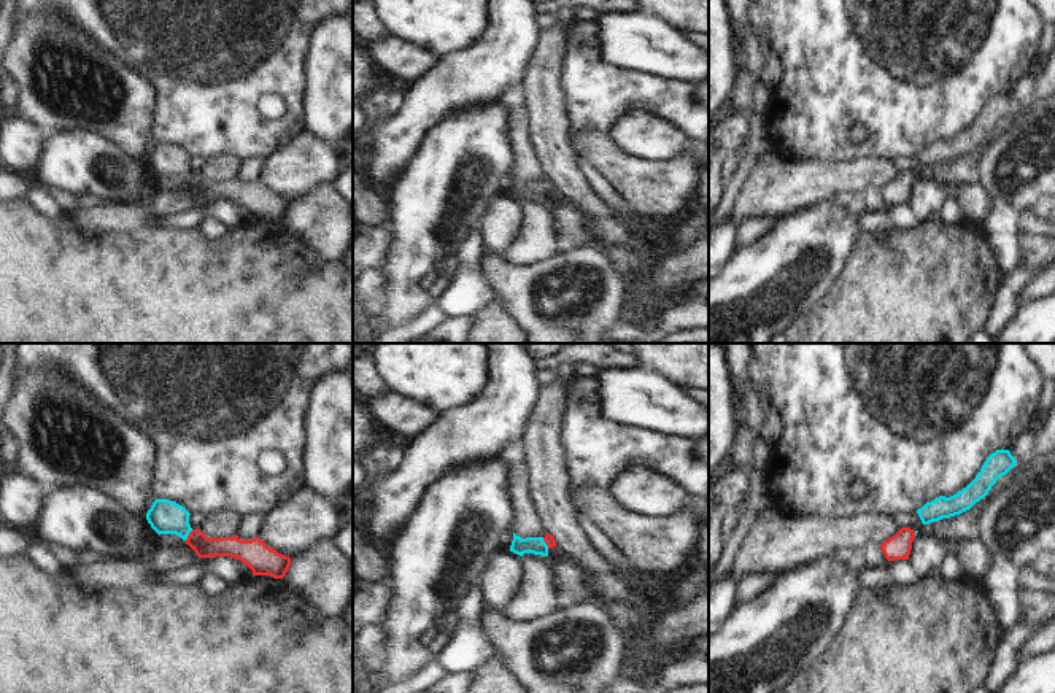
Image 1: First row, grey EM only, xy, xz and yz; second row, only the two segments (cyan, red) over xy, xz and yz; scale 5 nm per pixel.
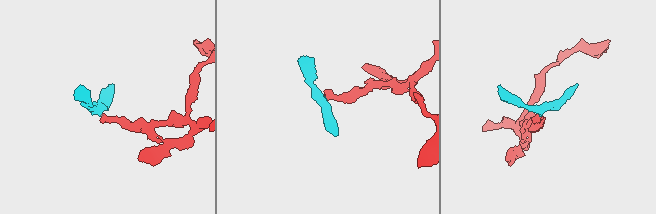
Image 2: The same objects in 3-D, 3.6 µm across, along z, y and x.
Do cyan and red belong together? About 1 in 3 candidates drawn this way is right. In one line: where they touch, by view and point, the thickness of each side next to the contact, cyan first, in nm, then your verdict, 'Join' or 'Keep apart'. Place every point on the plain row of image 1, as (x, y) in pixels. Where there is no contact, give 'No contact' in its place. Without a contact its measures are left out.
Touches cyan at xy (188, 178). Thickness 180 nm (cyan) against 110 nm. Join.

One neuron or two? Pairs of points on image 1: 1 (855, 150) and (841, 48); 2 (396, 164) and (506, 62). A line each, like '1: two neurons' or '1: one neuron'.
1: one neuron
2: one neuron

